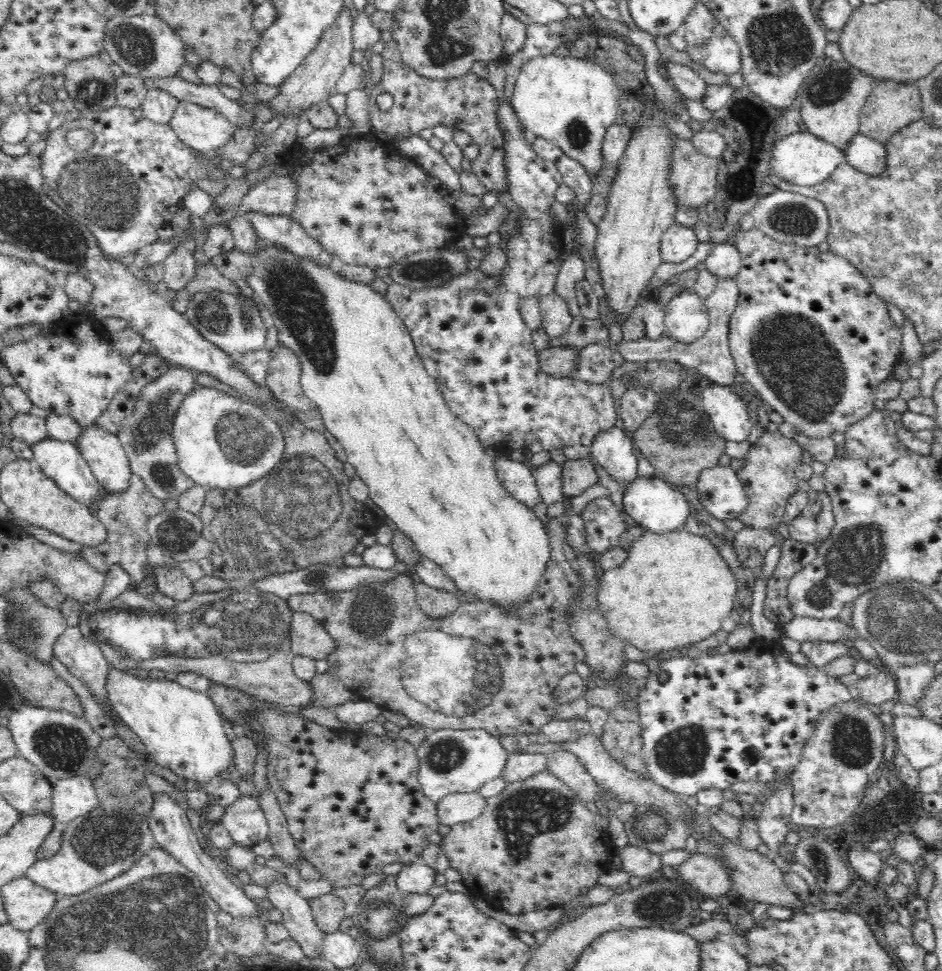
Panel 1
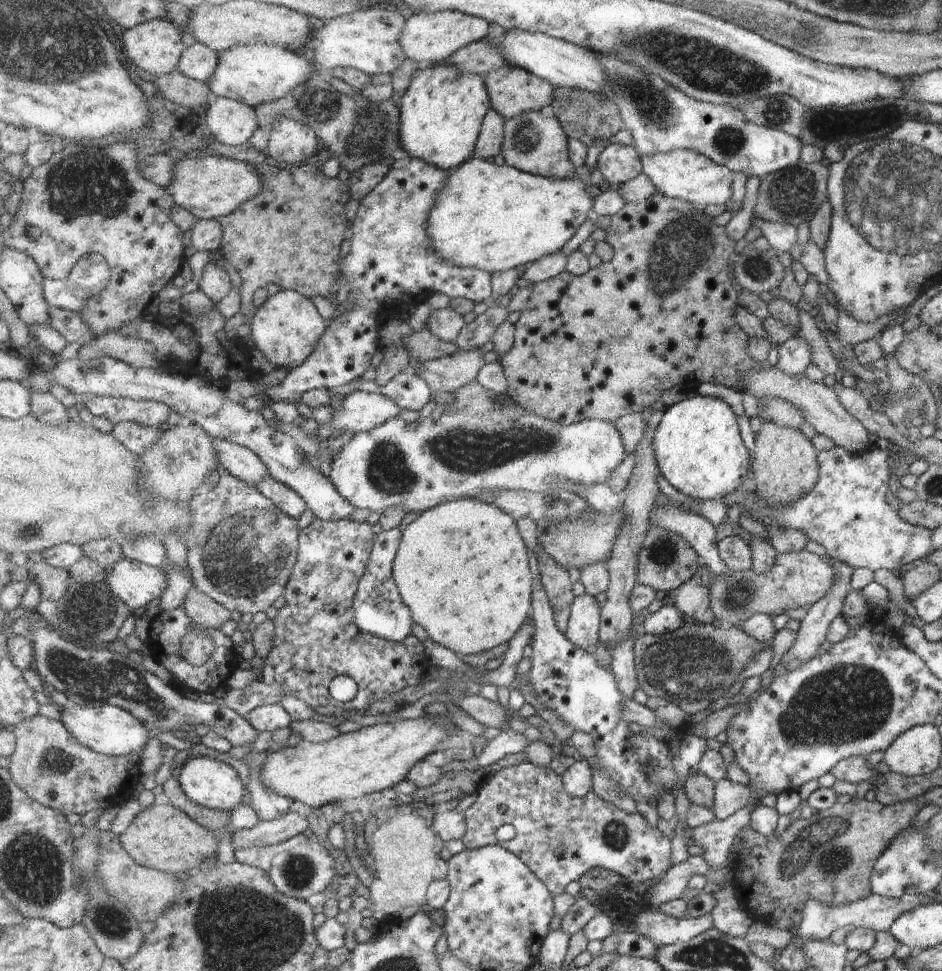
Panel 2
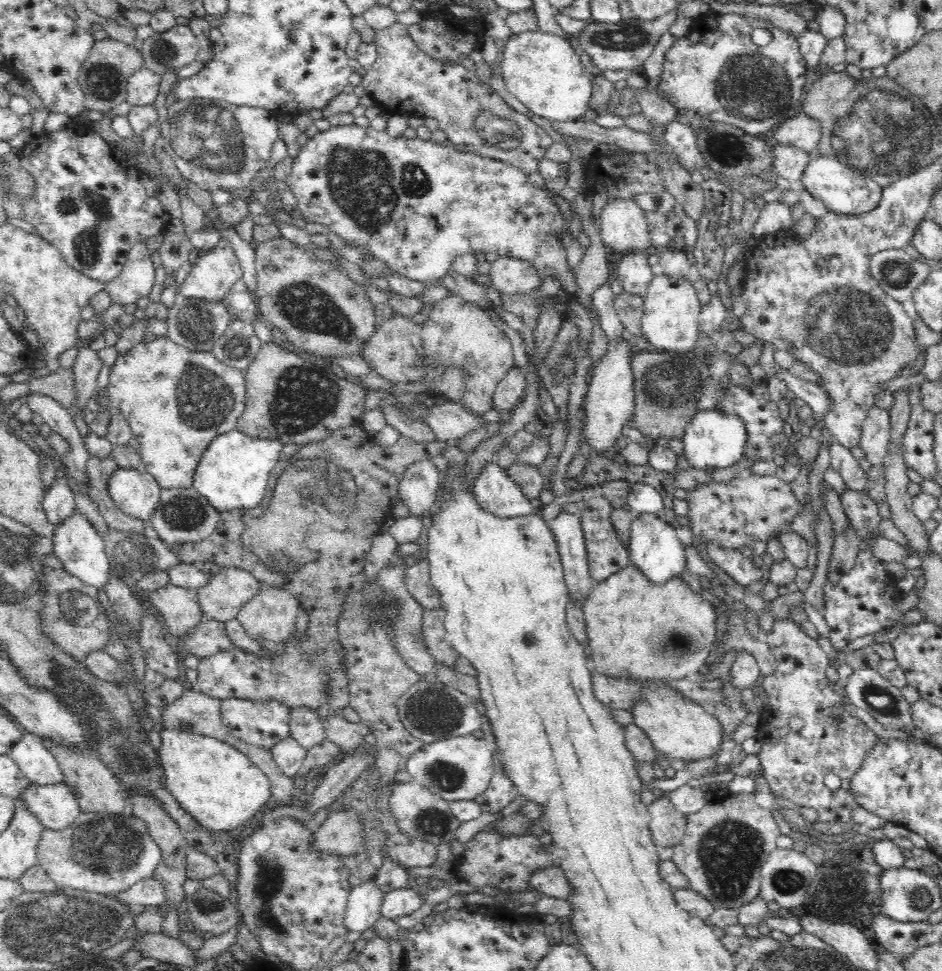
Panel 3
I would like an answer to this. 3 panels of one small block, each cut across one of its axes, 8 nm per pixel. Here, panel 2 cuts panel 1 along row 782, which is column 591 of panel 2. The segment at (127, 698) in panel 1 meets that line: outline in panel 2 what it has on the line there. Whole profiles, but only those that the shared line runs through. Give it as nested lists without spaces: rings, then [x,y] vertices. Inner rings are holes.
[[[473,157],[466,163],[459,165],[457,168],[449,172],[449,180],[447,186],[442,191],[438,192],[437,203],[434,204],[433,210],[429,216],[429,236],[434,242],[431,250],[438,250],[442,254],[442,258],[445,261],[450,261],[456,265],[463,267],[473,267],[483,269],[488,273],[508,271],[509,269],[519,266],[519,264],[529,264],[529,262],[535,262],[545,255],[552,255],[554,252],[560,251],[565,244],[569,243],[574,238],[579,227],[583,226],[589,218],[593,217],[594,210],[594,198],[587,192],[588,182],[577,178],[577,176],[571,179],[558,179],[551,177],[542,177],[541,175],[534,175],[509,165],[498,166],[493,161],[488,159],[480,159],[479,157]]]

